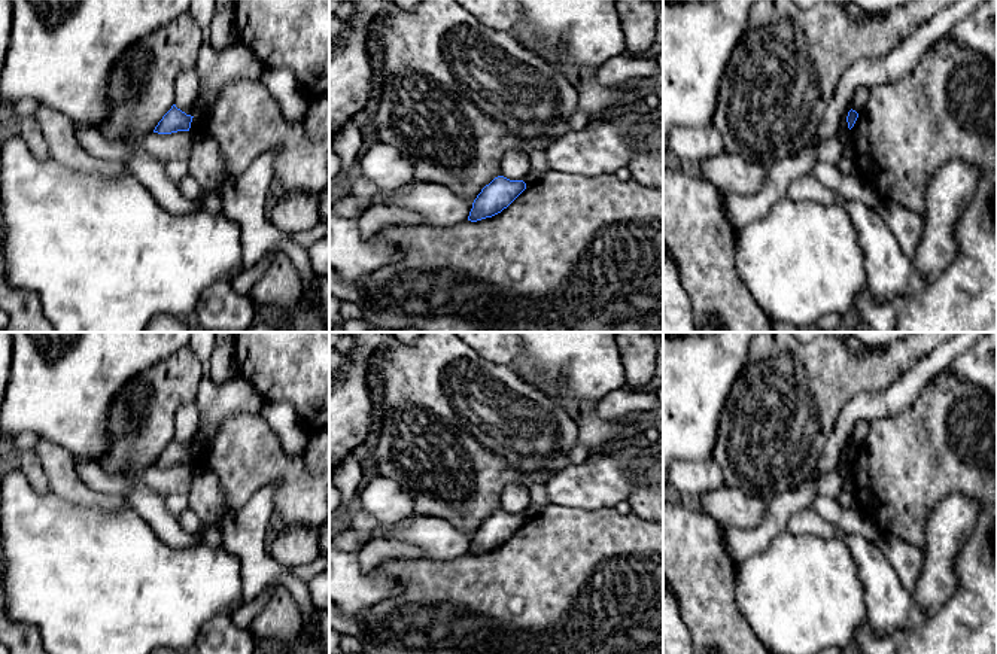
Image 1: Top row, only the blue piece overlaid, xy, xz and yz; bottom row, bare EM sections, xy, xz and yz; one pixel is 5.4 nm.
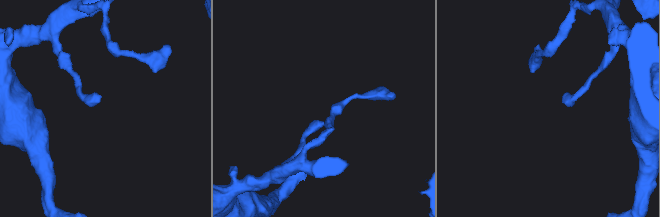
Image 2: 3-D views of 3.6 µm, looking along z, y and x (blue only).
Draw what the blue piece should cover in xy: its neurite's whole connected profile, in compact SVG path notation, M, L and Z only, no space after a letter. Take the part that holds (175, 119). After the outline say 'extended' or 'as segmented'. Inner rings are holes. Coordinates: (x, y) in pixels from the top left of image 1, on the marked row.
M173 104L171 109L158 122L153 133L171 134L177 131L189 131L192 118L194 116L186 115L185 112L177 109L176 104Z | as segmented

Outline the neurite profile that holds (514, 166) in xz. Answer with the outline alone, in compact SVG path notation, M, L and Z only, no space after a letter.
M517 150L507 152L501 159L501 170L501 176L510 180L523 180L532 170L529 155Z

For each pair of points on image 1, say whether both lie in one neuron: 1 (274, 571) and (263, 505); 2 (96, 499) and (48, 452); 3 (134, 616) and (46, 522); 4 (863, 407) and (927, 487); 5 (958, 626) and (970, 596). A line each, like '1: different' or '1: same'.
1: same
2: same
3: same
4: different
5: same

